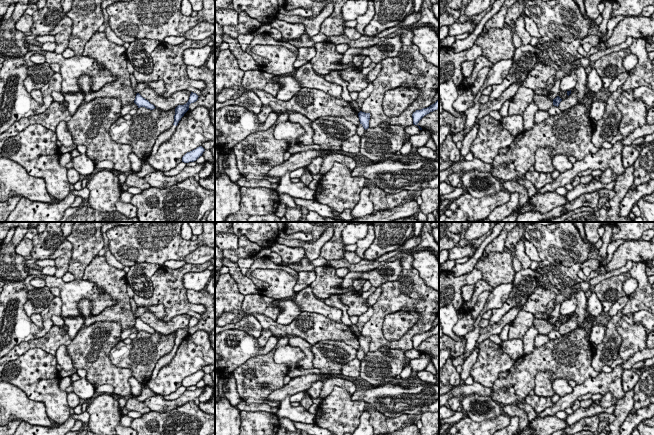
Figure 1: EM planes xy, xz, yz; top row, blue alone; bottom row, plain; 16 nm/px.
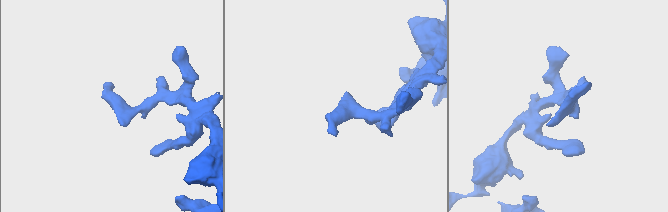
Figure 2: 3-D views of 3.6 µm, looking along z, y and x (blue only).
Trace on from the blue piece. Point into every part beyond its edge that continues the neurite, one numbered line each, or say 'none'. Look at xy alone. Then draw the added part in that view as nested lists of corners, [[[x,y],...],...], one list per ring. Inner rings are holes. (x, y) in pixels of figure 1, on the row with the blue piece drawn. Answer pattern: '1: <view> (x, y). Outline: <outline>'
none

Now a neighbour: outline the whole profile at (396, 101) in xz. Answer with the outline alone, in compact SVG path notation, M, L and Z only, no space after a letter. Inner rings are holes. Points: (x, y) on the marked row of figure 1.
M402 85L393 90L387 90L383 97L382 108L384 114L389 117L397 117L402 114L410 104L419 96L419 89Z

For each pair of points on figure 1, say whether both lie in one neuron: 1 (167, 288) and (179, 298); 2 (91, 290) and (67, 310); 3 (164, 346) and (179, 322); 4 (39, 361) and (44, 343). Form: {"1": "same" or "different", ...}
{"1": "same", "2": "same", "3": "different", "4": "different"}

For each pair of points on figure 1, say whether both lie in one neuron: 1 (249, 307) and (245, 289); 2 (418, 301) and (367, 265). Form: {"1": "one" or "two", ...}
{"1": "two", "2": "two"}

